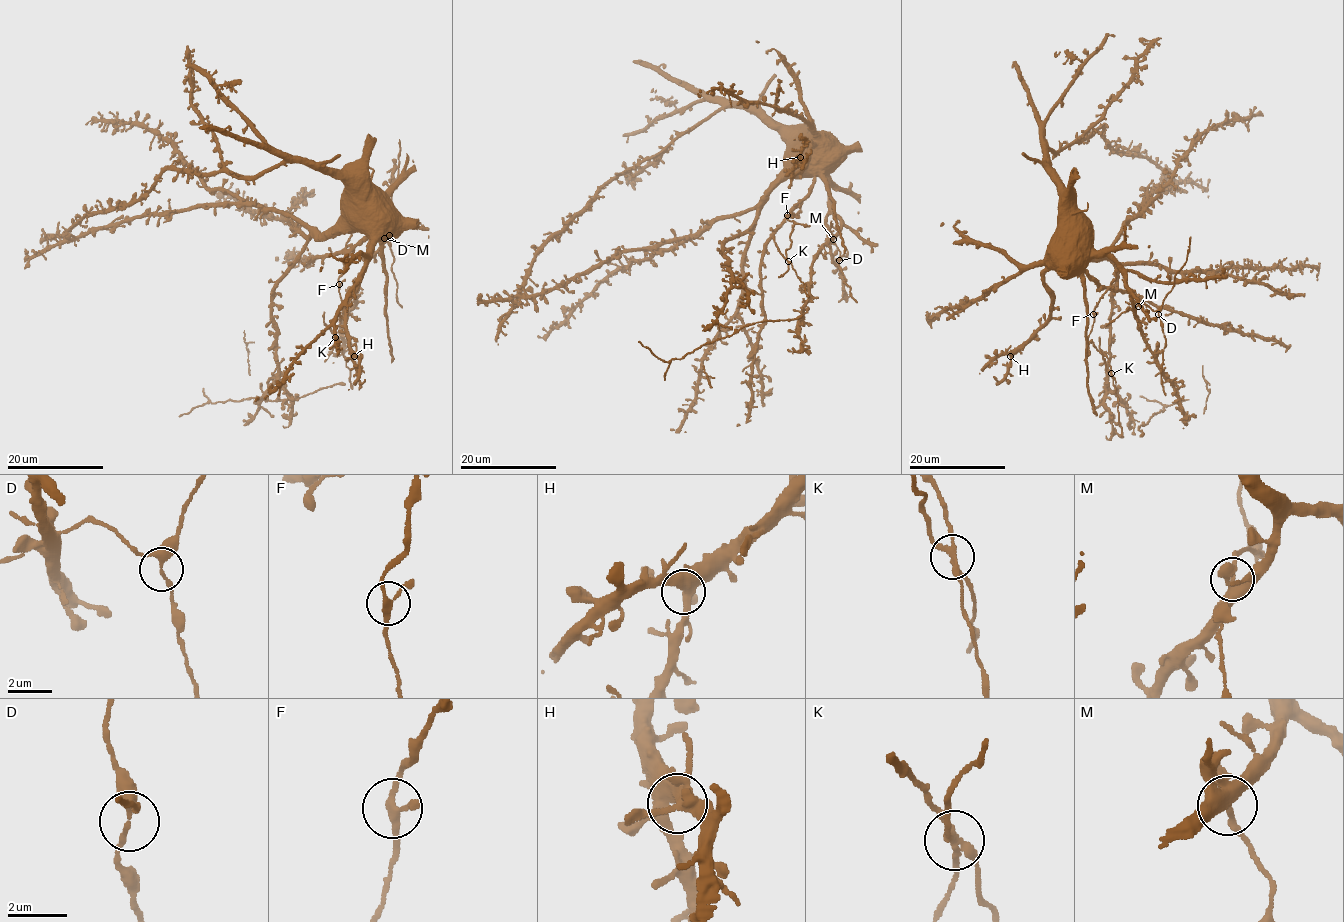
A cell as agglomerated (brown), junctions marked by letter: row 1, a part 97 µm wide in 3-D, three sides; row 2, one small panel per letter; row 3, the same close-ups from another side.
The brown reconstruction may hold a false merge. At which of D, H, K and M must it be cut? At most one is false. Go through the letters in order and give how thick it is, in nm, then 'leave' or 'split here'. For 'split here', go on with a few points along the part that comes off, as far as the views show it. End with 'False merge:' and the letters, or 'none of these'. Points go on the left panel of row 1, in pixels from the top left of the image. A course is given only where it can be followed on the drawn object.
D: 200 nm thick; leave
H: 440 nm thick; leave
K: 200 nm thick; split here; foreign part runs (335, 337), (334, 331), (344, 310), (338, 278), (343, 273), (345, 249), (355, 214), (353, 210)
M: 300 nm thick; leave
False merge: K

